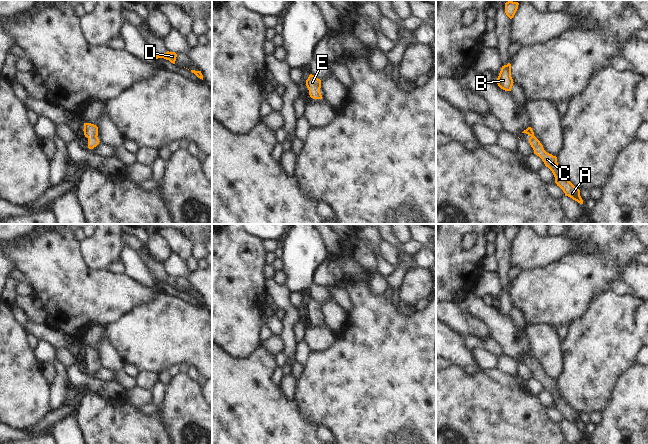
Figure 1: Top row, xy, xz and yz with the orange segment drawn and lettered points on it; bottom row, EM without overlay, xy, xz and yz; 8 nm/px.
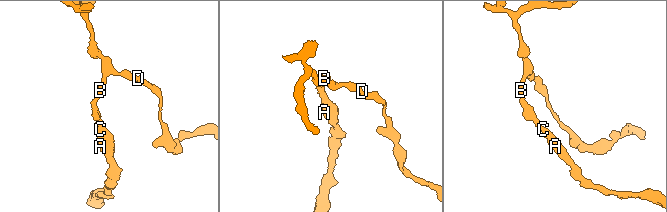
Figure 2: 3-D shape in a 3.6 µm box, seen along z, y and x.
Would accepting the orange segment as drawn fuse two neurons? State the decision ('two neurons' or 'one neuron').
one neuron

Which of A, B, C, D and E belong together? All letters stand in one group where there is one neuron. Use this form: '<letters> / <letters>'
A B C D E

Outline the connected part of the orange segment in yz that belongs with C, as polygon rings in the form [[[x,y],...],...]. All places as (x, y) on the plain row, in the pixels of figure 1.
[[[528,351],[522,357],[526,357],[530,360],[529,367],[534,374],[534,378],[539,380],[544,386],[545,390],[552,395],[555,401],[555,407],[563,414],[565,420],[568,420],[578,427],[583,428],[583,424],[580,420],[580,414],[576,412],[561,396],[560,391],[557,387],[557,381],[547,377],[544,374],[543,369],[534,360],[534,356],[531,351]]]

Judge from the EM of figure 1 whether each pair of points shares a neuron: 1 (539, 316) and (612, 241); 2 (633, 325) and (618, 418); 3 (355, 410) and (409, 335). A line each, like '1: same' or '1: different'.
1: same
2: different
3: same

